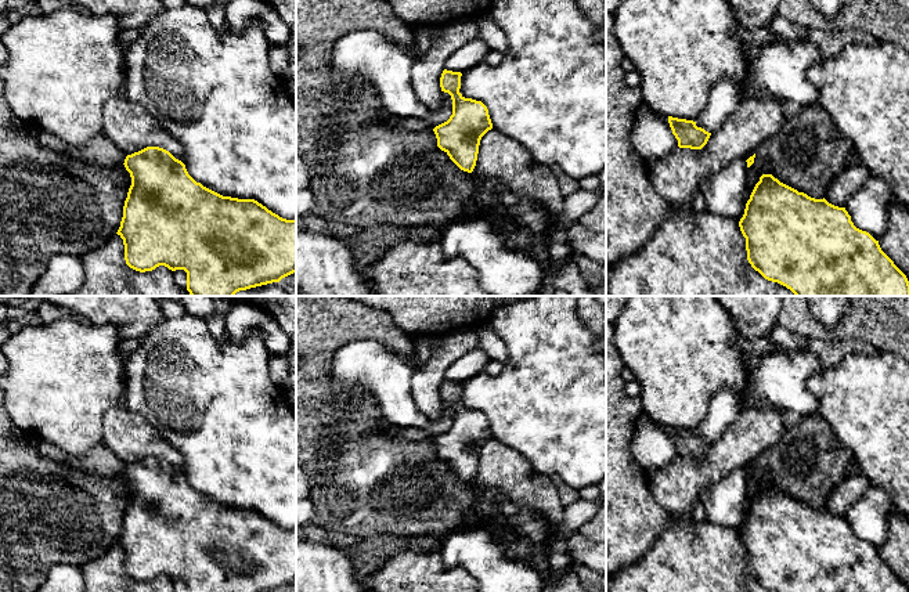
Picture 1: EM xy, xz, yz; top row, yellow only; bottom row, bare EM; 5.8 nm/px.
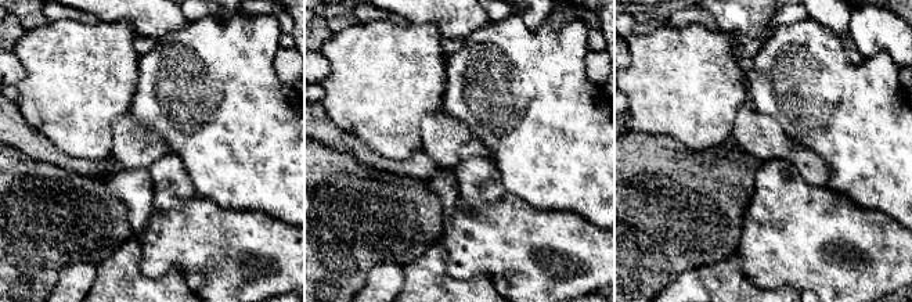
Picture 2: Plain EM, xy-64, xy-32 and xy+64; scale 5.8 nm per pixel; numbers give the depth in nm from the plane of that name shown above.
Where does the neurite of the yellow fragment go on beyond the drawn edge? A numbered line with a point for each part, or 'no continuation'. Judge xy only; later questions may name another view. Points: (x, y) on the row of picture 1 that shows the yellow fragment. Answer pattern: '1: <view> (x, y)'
no continuation

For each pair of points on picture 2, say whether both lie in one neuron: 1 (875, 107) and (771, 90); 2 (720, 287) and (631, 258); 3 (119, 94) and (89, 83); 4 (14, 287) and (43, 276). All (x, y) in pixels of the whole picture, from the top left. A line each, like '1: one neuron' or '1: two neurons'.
1: one neuron
2: two neurons
3: one neuron
4: one neuron

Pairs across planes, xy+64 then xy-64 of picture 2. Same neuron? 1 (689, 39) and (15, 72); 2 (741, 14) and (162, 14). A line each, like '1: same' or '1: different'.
1: different
2: same

